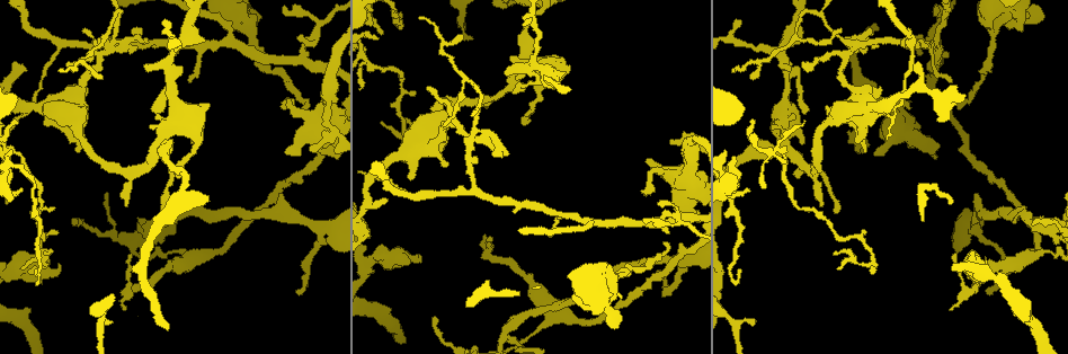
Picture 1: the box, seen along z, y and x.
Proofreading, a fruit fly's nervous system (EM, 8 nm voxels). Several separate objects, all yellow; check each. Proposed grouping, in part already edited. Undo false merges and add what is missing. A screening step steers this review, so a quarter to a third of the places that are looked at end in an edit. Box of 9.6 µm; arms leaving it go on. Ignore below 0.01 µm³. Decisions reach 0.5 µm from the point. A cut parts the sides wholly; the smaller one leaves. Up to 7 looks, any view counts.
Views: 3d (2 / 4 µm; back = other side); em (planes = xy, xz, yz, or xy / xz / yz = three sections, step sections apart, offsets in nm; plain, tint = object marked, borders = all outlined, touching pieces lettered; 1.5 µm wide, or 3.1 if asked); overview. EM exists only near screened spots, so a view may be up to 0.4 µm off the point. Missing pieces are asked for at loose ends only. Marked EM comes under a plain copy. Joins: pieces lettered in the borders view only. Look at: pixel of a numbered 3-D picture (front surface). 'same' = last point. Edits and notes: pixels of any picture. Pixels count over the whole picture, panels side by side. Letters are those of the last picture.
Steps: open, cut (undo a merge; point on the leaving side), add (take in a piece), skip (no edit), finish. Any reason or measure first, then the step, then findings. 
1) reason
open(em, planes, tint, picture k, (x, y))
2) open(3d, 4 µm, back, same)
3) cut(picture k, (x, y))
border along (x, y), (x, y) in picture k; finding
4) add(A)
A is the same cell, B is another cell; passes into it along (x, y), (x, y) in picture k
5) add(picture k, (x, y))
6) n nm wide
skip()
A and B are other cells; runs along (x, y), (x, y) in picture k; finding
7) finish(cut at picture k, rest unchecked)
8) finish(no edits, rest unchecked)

tapers out
open(em, yz, step 8, borders, picture 1, (748, 190))

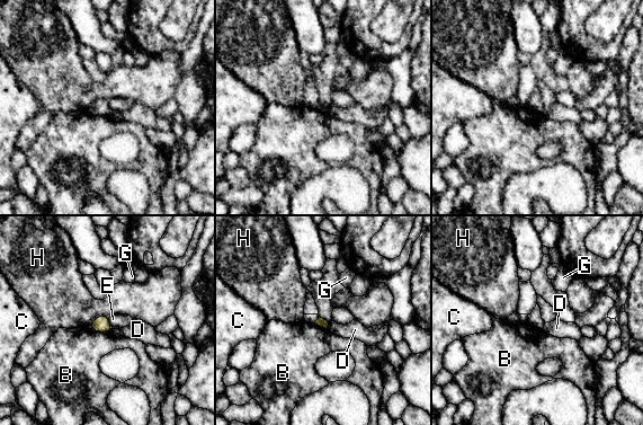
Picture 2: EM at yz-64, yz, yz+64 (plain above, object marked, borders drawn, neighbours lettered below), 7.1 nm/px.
another direction
open(em, planes, borders, same)

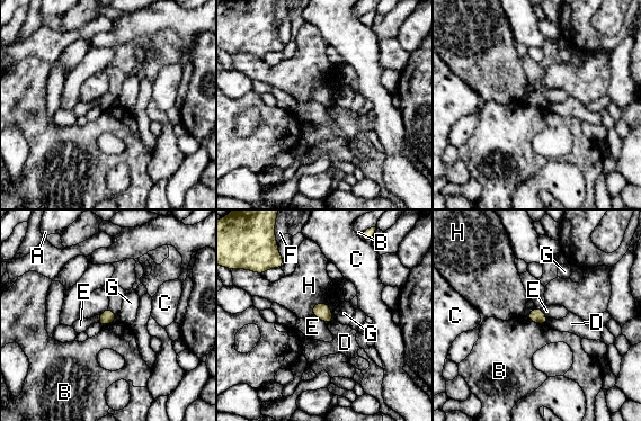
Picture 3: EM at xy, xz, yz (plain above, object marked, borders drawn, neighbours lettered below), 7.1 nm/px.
skip()
A, B, C, D, E, F, G and H are other cells; border along (313, 314), (327, 324) in picture 3; none of them fits

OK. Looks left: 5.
tapers out
open(em, xz, step 8, tint, picture 1, (58, 232))

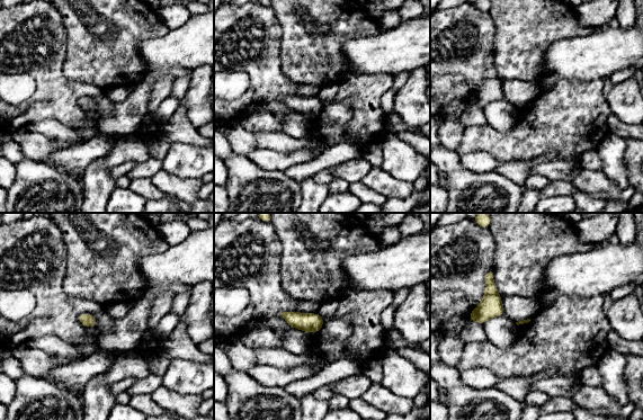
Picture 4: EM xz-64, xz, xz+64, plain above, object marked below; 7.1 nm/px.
open(em, planes, borders, same)

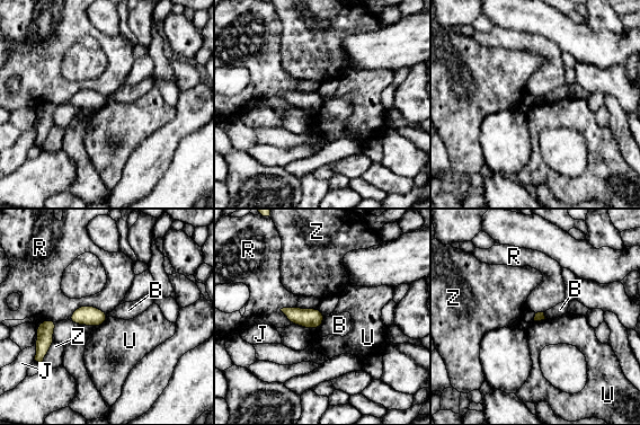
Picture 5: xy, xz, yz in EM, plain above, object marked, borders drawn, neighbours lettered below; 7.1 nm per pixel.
skip()
B, J, R, U and Z are other cells; none of them fits

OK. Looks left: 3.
sharp bend
open(em, xy, step 8, tint, picture 1, (496, 141))

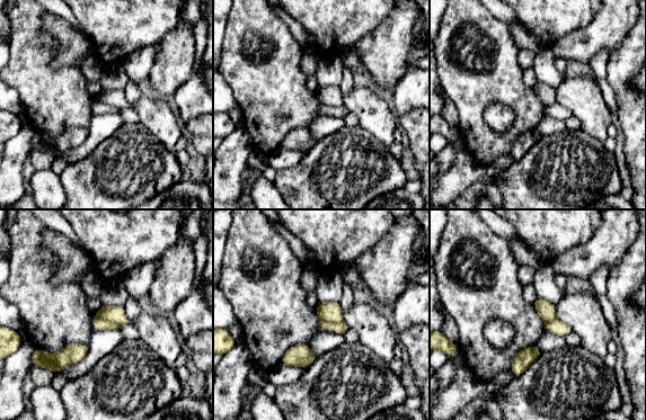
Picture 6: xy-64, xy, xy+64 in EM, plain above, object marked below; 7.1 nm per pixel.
open(em, planes, tint, same)

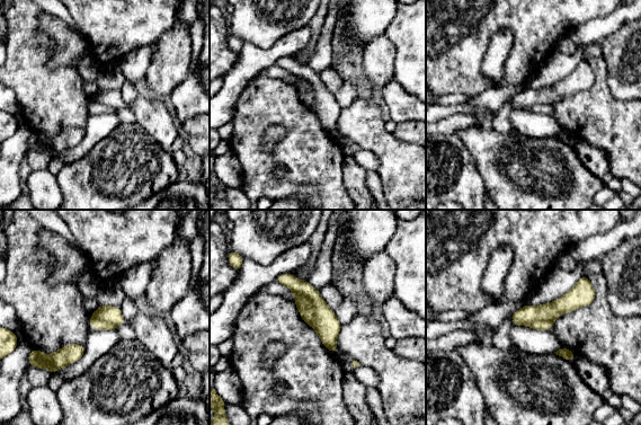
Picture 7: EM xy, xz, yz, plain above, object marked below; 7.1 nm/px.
see the neighbours
open(em, planes, borders, same)

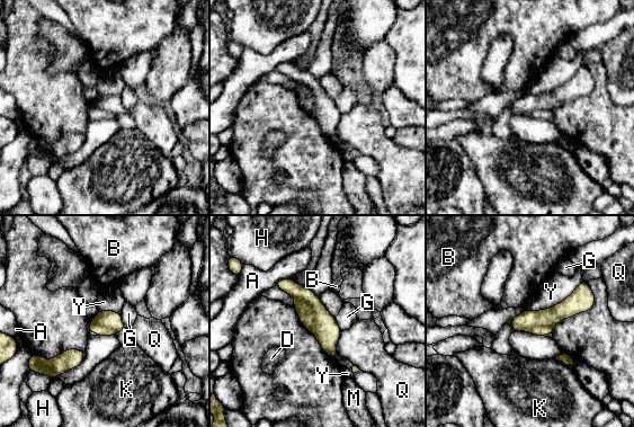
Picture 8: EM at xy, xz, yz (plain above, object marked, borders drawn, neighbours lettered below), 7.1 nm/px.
cut(picture 8, (327, 331))
A, B, D, G, H, K, M, Q and Y are other cells; the part that leaves runs along (280, 283), (318, 307), (333, 355) in picture 8; a second cell is stuck on

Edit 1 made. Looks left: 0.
finish(cut at picture 8, rest unchecked)

